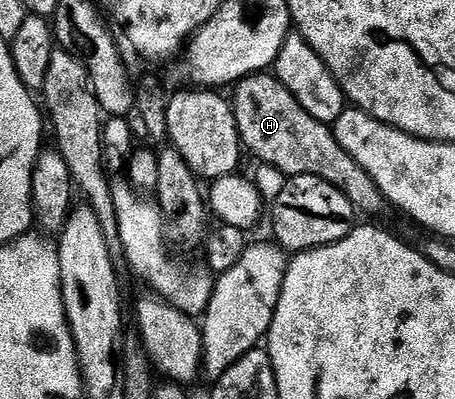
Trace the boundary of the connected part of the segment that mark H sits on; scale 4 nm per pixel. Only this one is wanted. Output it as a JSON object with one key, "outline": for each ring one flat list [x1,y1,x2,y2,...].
{"outline":[[256,74,234,85,235,121,242,147,247,148,263,164,284,172,284,177,316,176,341,190,360,213,375,216,381,205,379,187,373,178,337,142,328,125,317,122,280,80,271,74]]}

